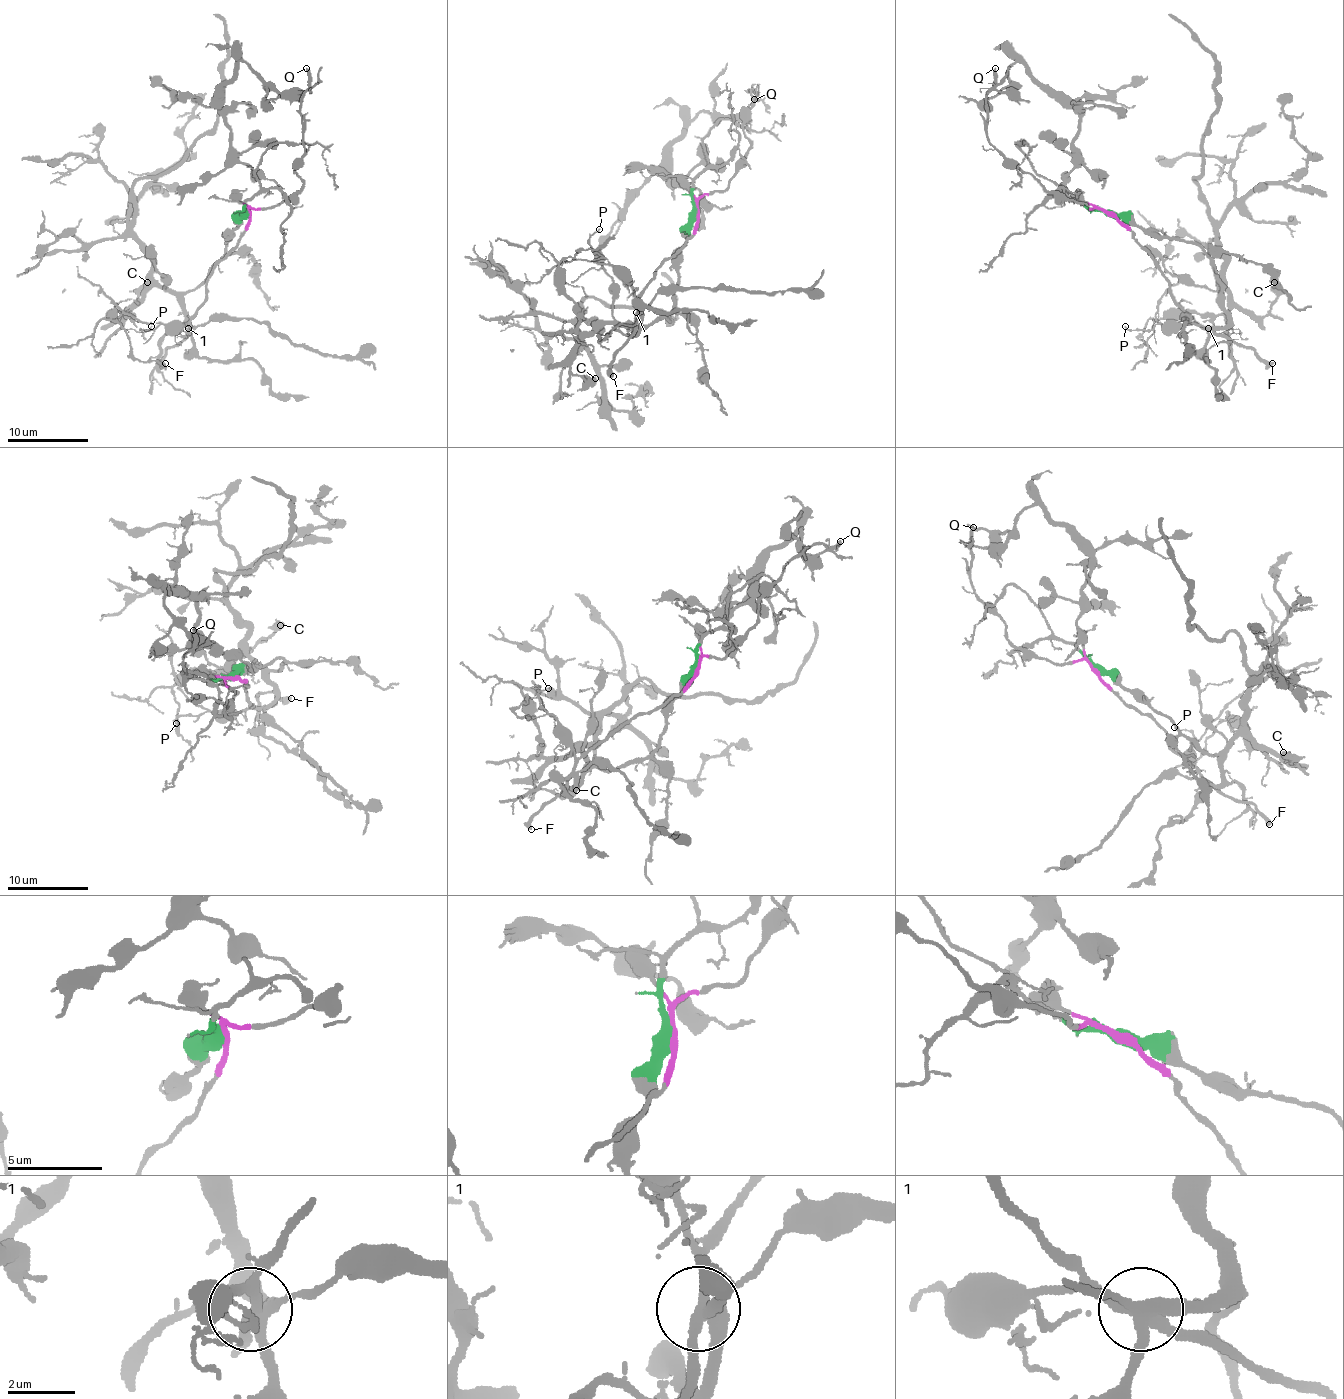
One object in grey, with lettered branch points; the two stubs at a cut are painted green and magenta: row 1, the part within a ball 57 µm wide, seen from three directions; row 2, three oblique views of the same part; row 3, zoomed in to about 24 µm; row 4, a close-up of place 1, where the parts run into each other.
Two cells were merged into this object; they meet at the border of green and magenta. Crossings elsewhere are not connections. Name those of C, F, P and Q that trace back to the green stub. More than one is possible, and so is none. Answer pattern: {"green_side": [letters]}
{"green_side": ["C"]}

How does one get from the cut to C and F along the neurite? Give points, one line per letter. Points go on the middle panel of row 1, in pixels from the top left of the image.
C: (697, 211), (681, 249), (675, 306), (640, 324), (600, 324), (576, 349), (570, 371), (586, 381), (596, 379)
F: (697, 213), (695, 231), (655, 272), (642, 292), (634, 330), (610, 365), (612, 377)

